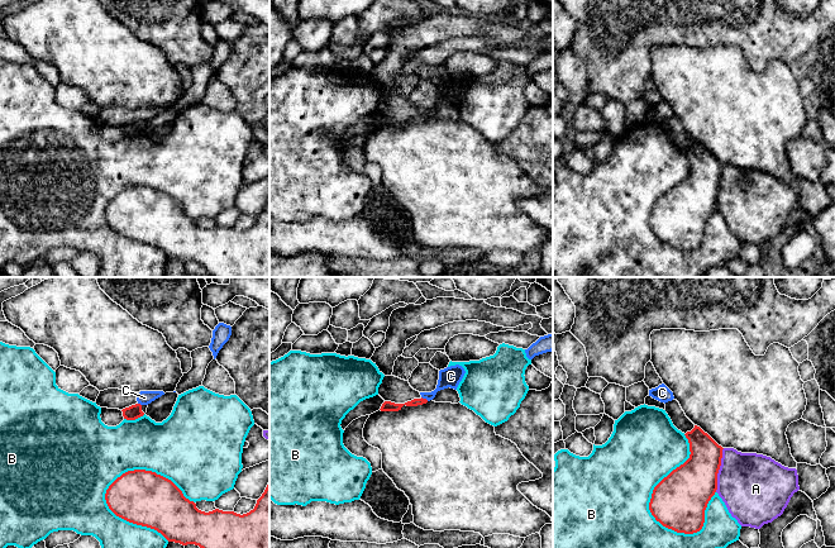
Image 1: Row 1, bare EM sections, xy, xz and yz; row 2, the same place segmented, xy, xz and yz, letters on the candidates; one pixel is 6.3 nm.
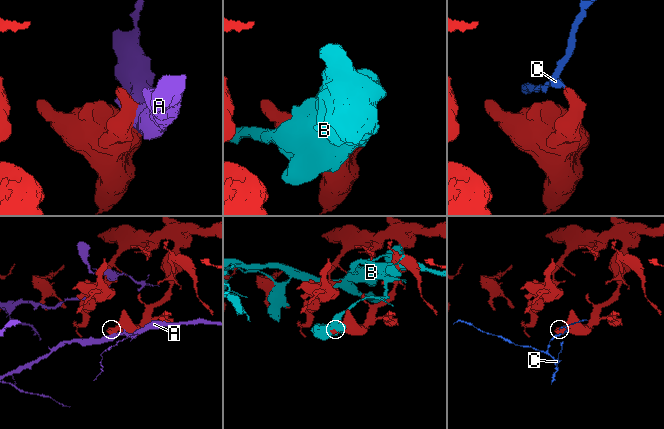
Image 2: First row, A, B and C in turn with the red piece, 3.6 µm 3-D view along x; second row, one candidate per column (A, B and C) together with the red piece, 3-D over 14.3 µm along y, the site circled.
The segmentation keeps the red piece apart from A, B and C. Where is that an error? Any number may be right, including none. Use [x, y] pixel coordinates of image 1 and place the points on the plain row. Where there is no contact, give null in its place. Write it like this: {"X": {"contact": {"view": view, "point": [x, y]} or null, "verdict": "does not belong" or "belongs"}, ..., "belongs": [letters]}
{"A": {"contact": {"view": "yz", "point": [719, 185]}, "verdict": "does not belong"}, "B": {"contact": {"view": "yz", "point": [652, 210]}, "verdict": "does not belong"}, "C": {"contact": {"view": "xz", "point": [425, 115]}, "verdict": "does not belong"}, "belongs": []}

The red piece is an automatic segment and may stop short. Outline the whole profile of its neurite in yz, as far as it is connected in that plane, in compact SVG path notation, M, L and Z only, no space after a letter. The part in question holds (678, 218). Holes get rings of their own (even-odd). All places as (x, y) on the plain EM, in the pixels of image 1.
M697 142L684 152L690 159L690 175L654 204L649 227L663 243L677 249L693 251L702 246L705 227L717 206L724 165Z

